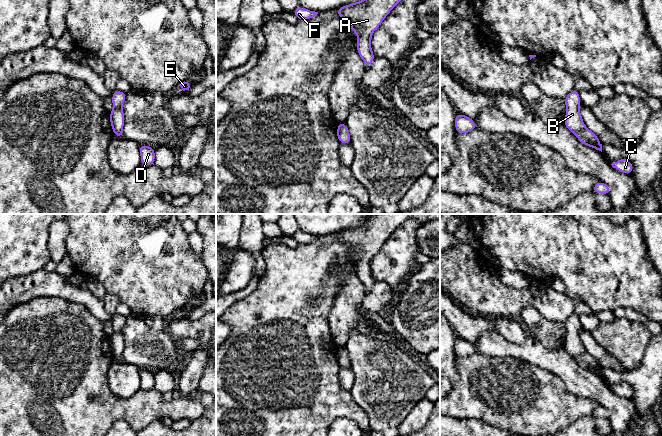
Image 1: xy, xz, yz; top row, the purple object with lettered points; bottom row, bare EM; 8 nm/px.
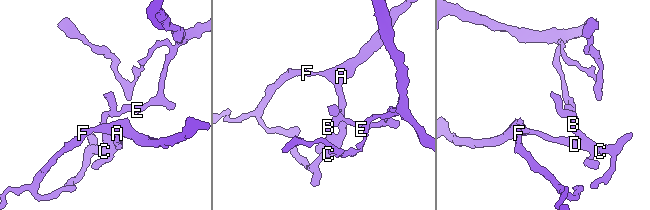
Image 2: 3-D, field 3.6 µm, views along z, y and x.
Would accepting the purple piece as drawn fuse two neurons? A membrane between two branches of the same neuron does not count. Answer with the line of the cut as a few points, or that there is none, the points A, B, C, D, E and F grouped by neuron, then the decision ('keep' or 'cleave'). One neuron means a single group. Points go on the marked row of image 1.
yz (584, 126), (574, 133) | A C D F / B E | cleave

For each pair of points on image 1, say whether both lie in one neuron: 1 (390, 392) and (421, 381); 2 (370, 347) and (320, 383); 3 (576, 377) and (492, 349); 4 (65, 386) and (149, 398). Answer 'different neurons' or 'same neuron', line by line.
1: same neuron
2: different neurons
3: same neuron
4: same neuron

